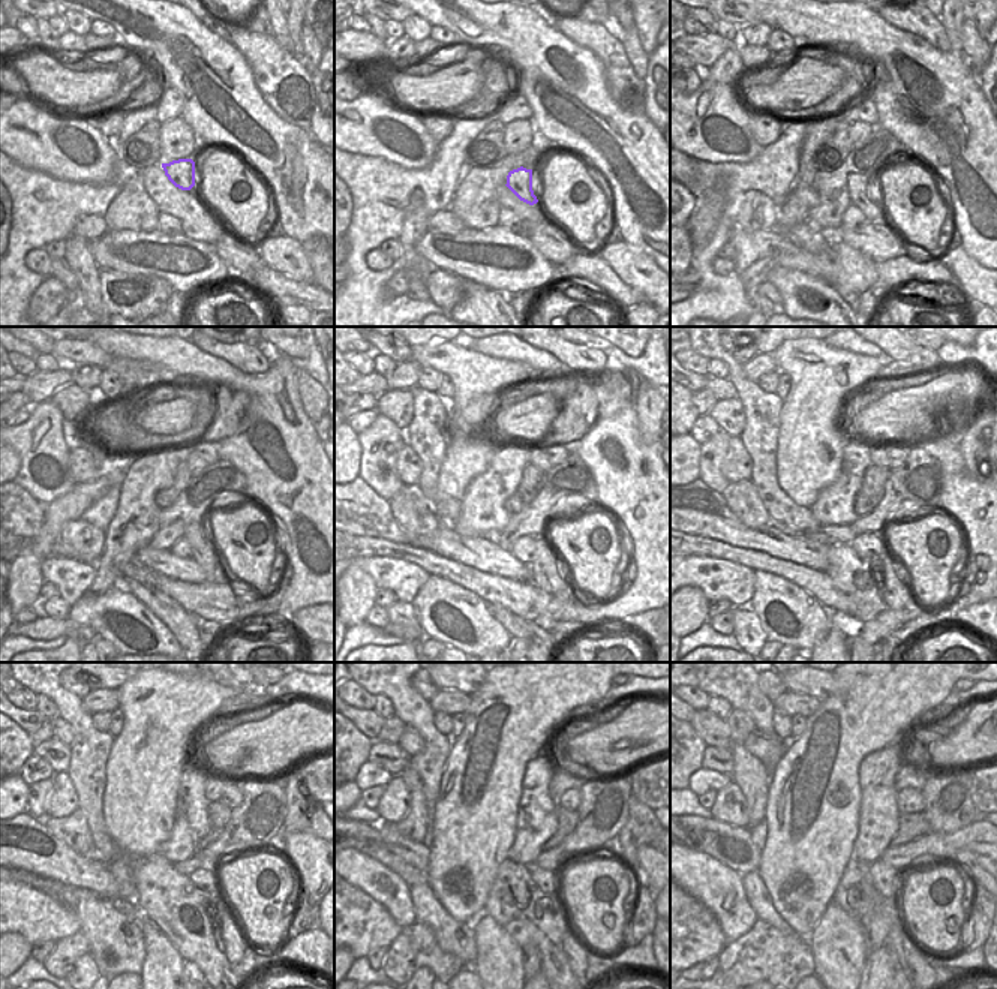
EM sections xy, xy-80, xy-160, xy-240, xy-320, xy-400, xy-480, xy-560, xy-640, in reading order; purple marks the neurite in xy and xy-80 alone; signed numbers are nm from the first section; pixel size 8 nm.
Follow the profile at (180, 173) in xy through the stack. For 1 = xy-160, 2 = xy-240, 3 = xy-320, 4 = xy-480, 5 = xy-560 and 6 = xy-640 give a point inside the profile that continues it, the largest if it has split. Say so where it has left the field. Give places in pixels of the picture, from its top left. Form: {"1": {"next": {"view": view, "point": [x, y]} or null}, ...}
{"1": {"next": {"view": "xy-160", "point": [861, 197]}}, "2": {"next": {"view": "xy-240", "point": [203, 550]}}, "3": {"next": {"view": "xy-320", "point": [546, 574]}}, "4": {"next": {"view": "xy-480", "point": [230, 938]}}, "5": {"next": {"view": "xy-560", "point": [574, 950]}}, "6": {"next": {"view": "xy-640", "point": [916, 958]}}}

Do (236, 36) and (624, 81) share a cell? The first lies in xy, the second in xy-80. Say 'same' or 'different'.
same

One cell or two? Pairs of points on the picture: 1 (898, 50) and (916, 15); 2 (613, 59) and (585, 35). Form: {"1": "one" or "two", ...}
{"1": "two", "2": "one"}

